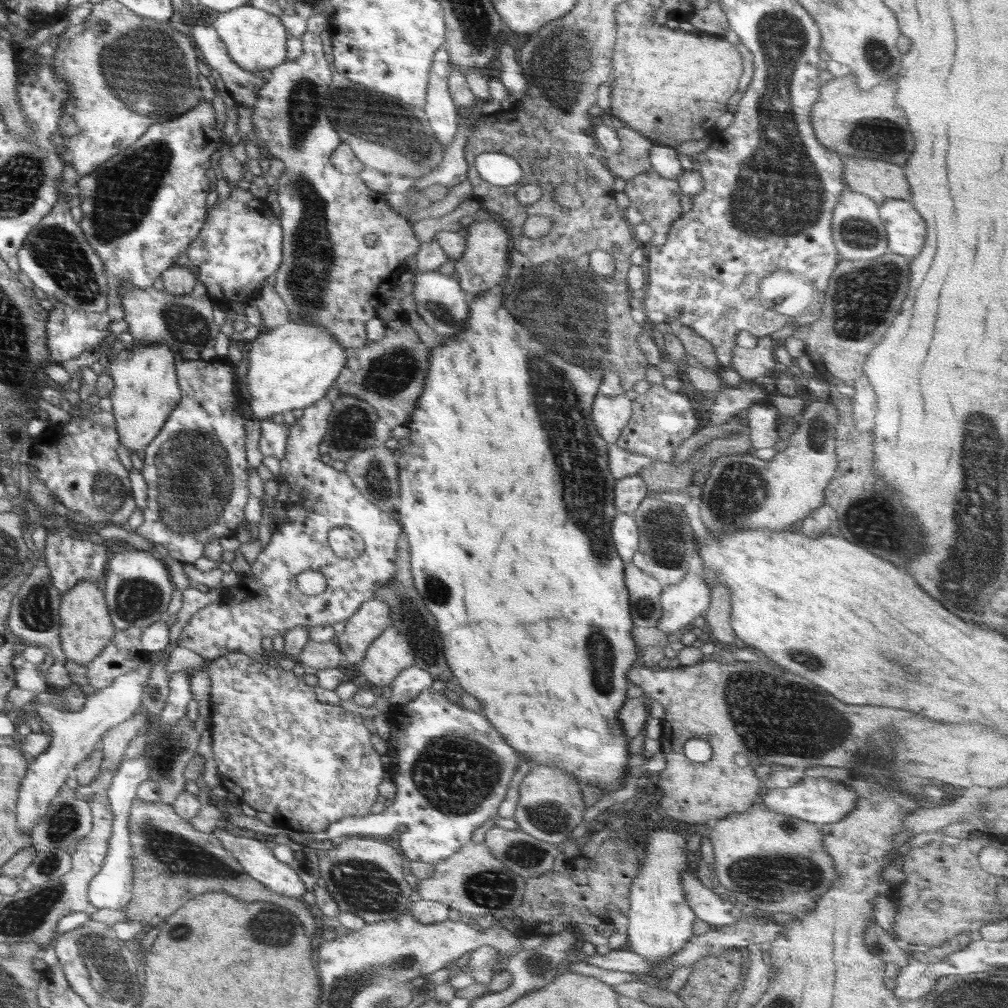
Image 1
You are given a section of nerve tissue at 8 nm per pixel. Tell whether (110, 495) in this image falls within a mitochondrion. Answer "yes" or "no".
yes

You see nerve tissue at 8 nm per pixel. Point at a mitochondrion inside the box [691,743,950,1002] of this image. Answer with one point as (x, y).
(784, 876)

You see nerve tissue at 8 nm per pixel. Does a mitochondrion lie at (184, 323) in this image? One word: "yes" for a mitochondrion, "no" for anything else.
yes

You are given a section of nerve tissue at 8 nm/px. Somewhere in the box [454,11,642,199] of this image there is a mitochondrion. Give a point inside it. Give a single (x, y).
(565, 58)

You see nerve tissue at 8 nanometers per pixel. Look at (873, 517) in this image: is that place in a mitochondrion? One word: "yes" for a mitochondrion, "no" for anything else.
yes

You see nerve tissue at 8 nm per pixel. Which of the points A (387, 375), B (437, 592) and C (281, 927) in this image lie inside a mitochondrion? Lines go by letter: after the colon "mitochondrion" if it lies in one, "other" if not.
A: mitochondrion
B: mitochondrion
C: mitochondrion

